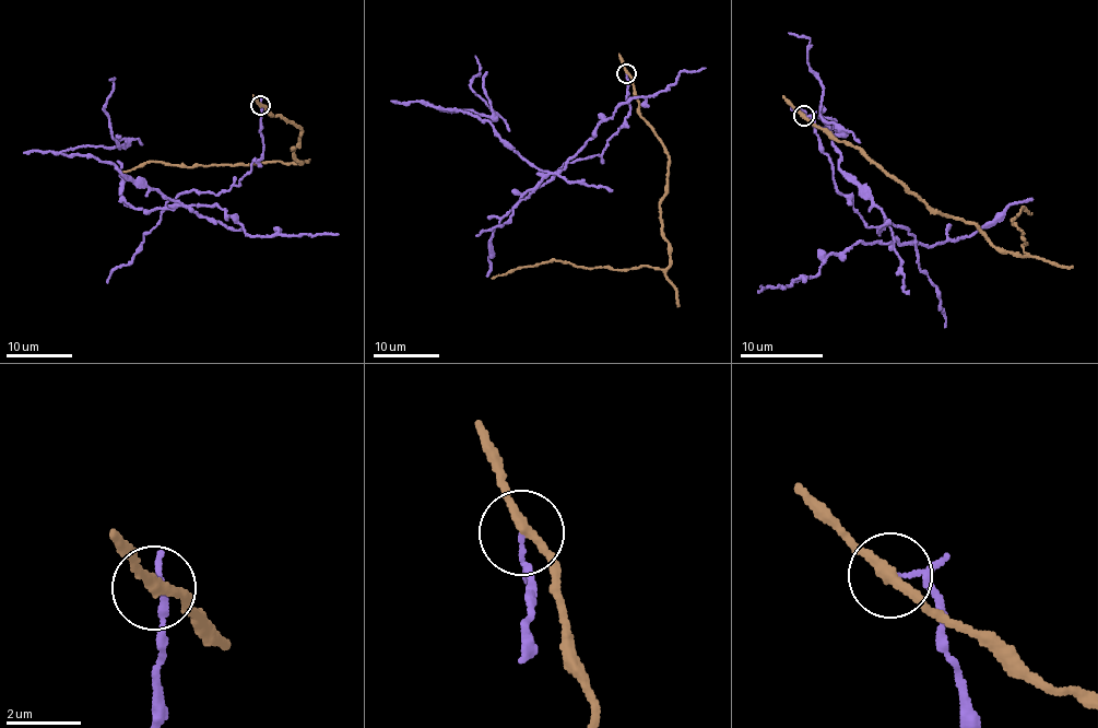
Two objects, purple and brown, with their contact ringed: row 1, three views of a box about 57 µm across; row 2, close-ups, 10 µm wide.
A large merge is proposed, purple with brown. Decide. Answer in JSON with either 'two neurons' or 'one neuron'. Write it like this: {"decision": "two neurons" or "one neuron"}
{"decision": "two neurons"}

